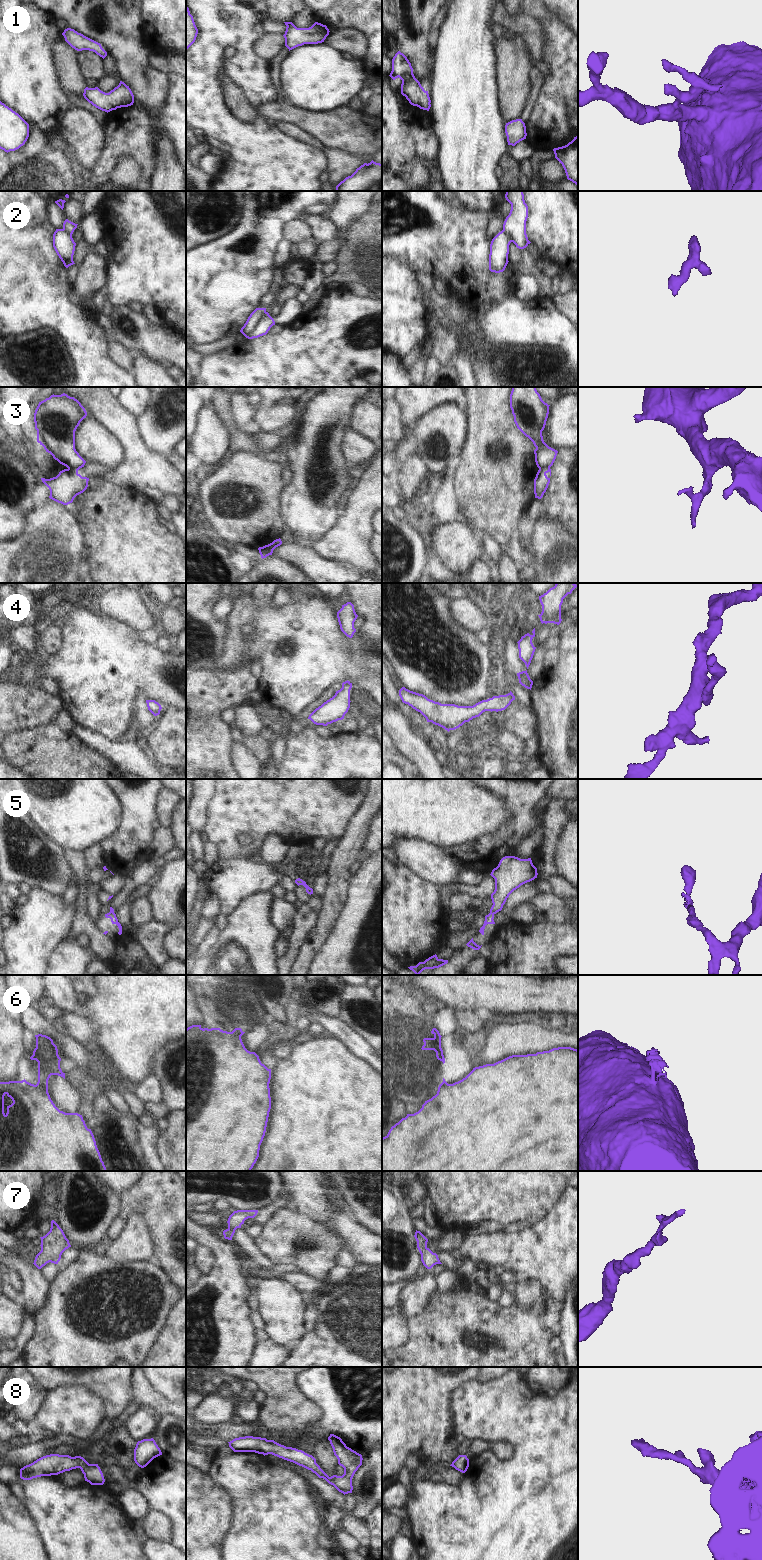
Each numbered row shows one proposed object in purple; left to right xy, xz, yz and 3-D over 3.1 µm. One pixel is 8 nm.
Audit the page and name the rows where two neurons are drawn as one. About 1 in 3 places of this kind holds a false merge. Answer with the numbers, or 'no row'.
2, 3, 6

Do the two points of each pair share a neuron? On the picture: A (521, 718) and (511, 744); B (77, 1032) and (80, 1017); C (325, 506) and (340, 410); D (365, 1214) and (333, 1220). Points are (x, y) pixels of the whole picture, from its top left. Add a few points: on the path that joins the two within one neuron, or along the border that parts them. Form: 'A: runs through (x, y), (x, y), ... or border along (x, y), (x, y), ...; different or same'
A: border along (503, 728), (516, 735), (524, 743); different
B: runs through (78, 1028), (78, 1021); same
C: runs through (336, 482), (333, 473), (333, 434); same
D: border along (342, 1205), (359, 1223), (371, 1230); different

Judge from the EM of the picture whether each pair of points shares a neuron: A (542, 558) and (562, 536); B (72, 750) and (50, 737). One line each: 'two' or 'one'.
A: one
B: one

